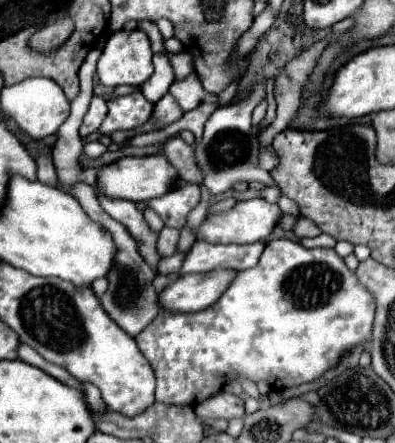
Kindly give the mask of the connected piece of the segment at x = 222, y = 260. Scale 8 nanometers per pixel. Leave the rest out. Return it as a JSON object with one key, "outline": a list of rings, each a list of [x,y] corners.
{"outline":[[[196,241],[192,249],[186,253],[178,275],[204,273],[212,269],[244,271],[258,263],[262,251],[264,251],[264,243],[260,241],[252,245],[222,245],[222,243]]]}

